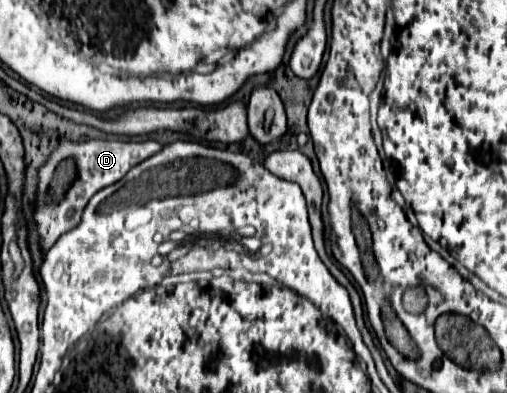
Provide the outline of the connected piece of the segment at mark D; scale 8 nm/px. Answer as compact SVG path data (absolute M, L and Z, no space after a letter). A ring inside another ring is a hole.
M89 140L89 142L79 142L79 144L63 142L55 152L52 152L49 160L39 170L38 174L36 200L39 200L39 204L37 204L37 210L35 210L35 220L37 220L37 226L39 226L43 252L47 252L63 232L67 232L67 230L71 230L71 228L75 228L79 224L81 212L83 212L83 208L87 206L89 198L95 192L99 192L101 188L105 188L109 184L115 184L137 162L143 162L145 158L153 156L155 152L159 152L161 148L163 146L153 142L153 140L147 140L147 142L141 142L141 144L119 142L119 140ZM65 158L73 158L77 162L77 178L73 180L73 186L69 186L69 190L59 200L50 202L48 194L50 183L54 178L58 165Z

